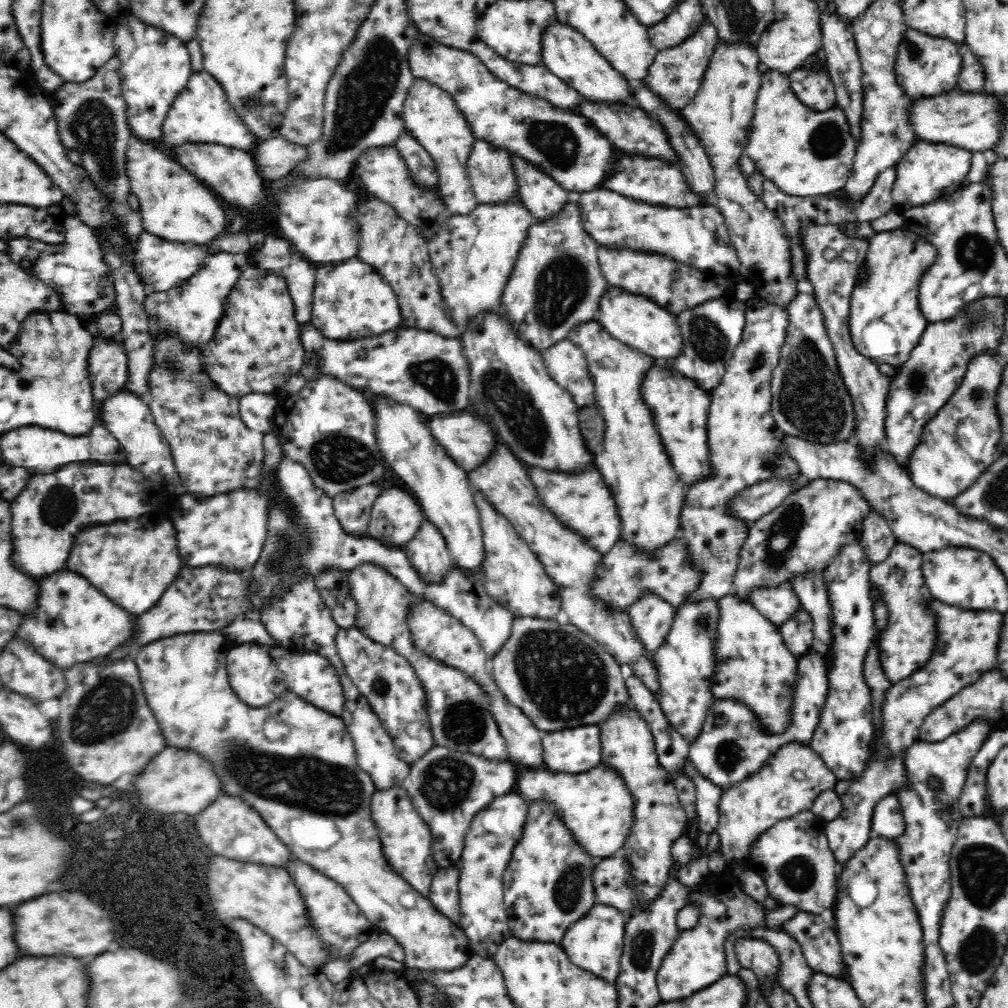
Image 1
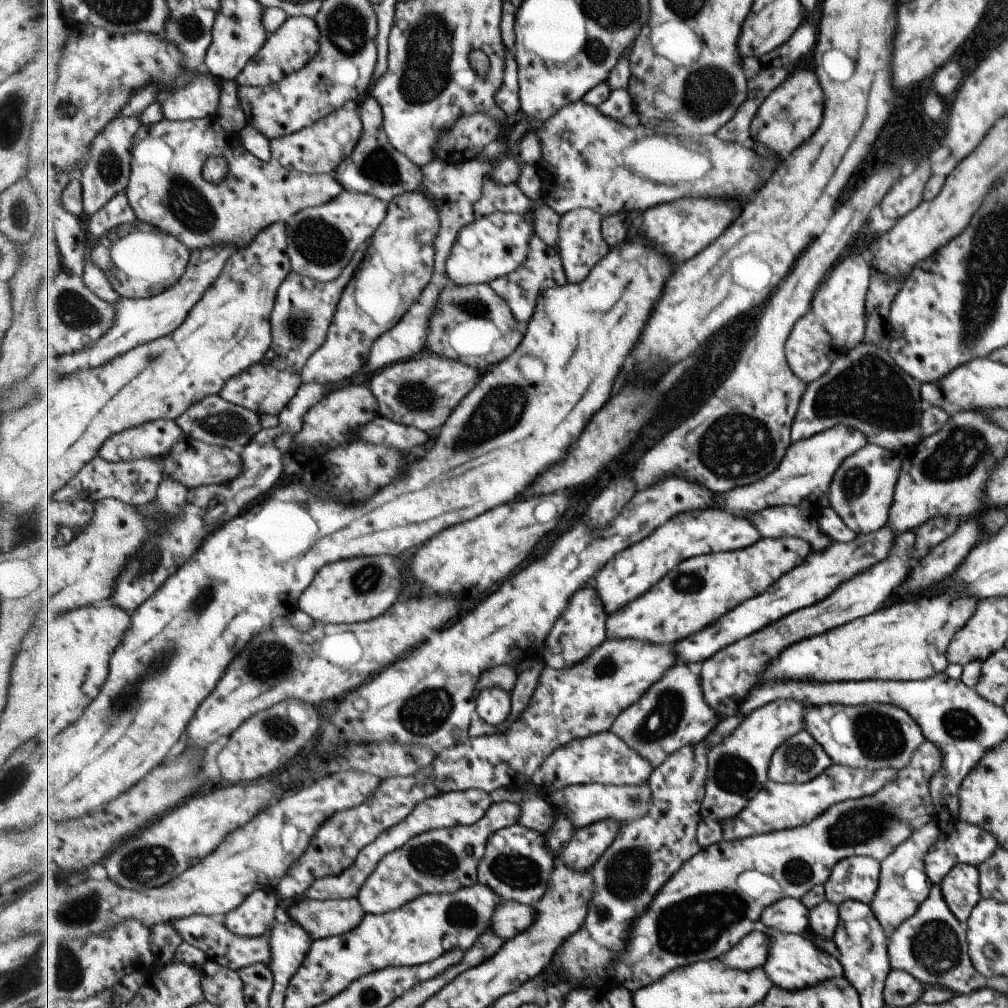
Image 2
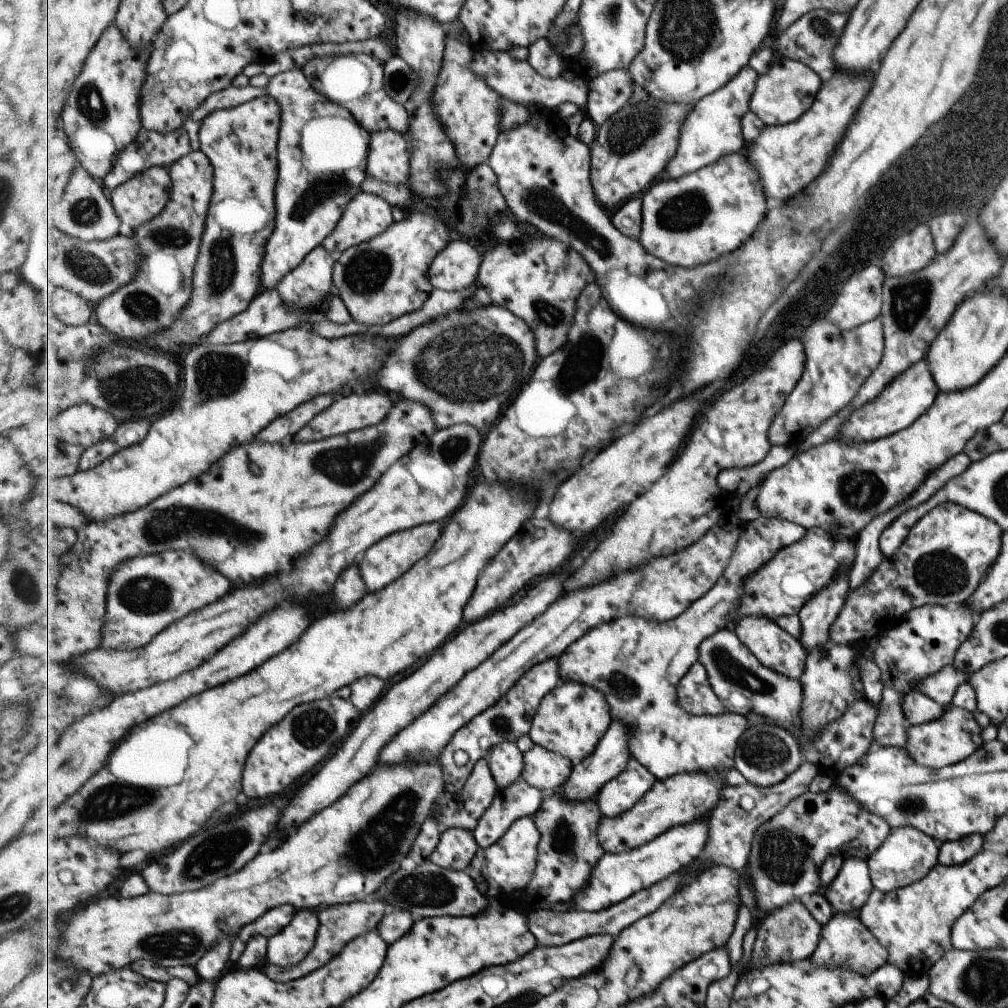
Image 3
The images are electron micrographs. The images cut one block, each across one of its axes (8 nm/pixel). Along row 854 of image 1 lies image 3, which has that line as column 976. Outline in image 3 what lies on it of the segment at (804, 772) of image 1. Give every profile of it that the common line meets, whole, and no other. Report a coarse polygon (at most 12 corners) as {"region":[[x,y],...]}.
{"region":[[947,705],[937,720],[907,726],[915,764],[944,768],[982,744],[971,711]]}

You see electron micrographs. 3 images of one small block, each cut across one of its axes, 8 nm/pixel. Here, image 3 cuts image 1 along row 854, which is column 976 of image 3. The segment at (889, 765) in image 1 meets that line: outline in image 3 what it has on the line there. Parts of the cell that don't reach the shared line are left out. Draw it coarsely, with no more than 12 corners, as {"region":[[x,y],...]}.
{"region":[[969,834],[938,846],[937,865],[959,866],[983,846]]}

